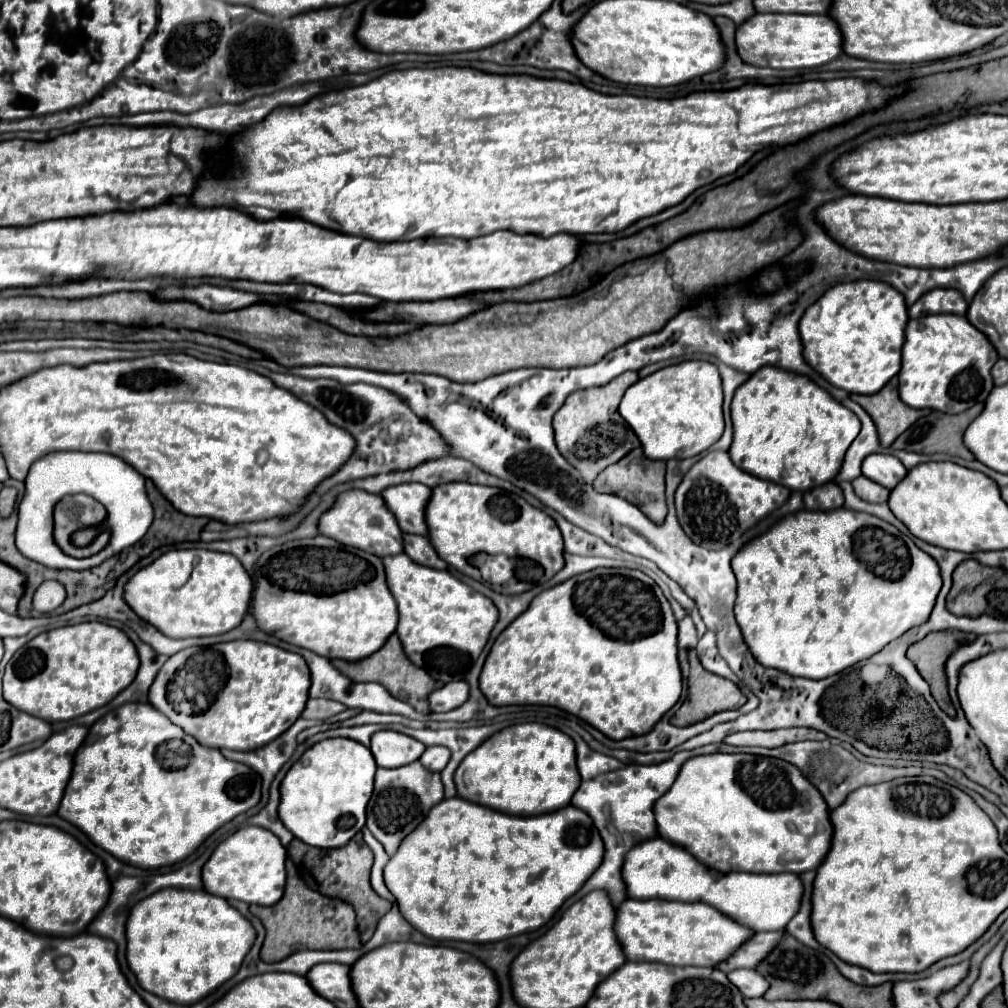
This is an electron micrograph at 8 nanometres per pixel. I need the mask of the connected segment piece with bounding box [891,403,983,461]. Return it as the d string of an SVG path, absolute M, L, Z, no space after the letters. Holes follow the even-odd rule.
M983 403L971 407L961 415L943 415L939 411L929 413L927 417L919 419L909 427L909 431L901 433L891 449L903 449L913 453L949 453L961 459L973 459L969 449L963 445L963 431L965 427L981 413ZM945 429L945 435L943 435Z

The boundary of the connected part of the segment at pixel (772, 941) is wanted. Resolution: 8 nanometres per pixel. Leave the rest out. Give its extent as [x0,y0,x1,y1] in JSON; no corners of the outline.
[717,931,785,973]

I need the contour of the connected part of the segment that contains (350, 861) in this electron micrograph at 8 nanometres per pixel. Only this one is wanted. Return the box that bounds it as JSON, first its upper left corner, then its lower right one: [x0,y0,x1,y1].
[337,833,391,943]

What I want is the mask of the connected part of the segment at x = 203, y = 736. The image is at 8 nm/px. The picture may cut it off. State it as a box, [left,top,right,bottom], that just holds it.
[149,641,309,751]

